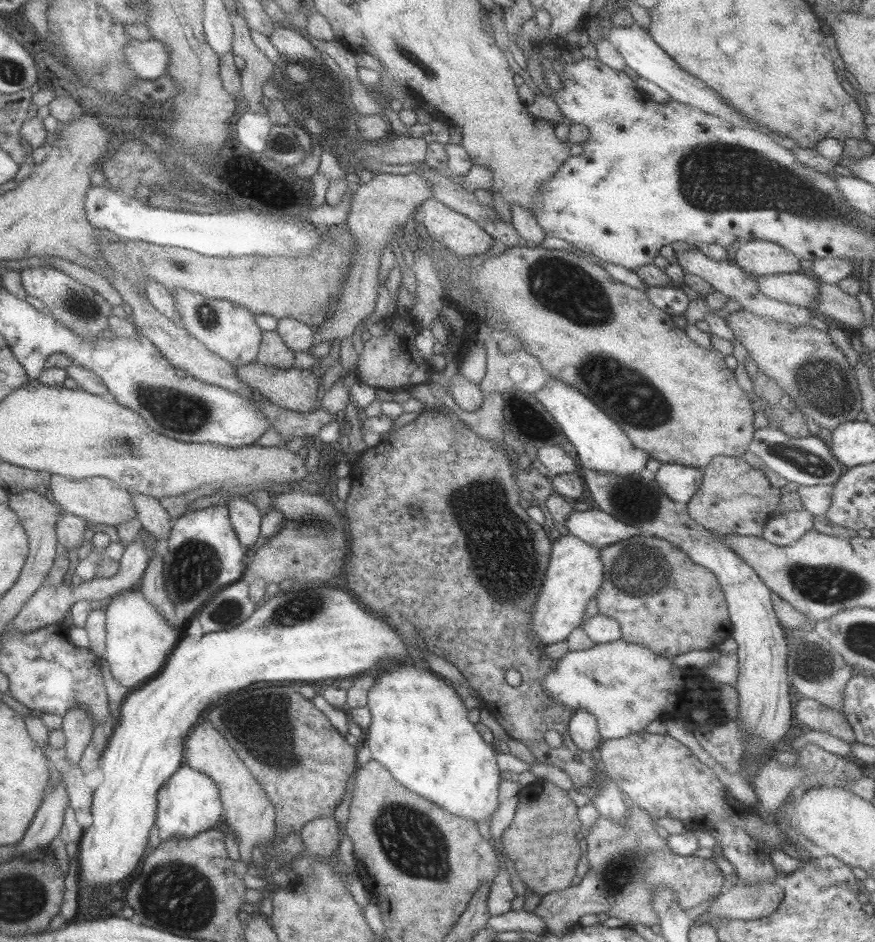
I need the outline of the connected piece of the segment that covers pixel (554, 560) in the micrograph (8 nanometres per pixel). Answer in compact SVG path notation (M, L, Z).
M572 533L560 535L553 541L551 562L547 568L540 596L534 608L534 618L530 623L532 638L545 646L568 639L572 630L581 627L587 618L588 602L596 598L603 583L605 566L601 549L584 542Z

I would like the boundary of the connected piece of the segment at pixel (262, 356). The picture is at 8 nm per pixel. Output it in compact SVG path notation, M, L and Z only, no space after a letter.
M277 329L263 331L256 360L271 367L287 369L294 366L294 351L283 343Z

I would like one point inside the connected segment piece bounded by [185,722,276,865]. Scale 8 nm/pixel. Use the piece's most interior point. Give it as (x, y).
(248, 812)

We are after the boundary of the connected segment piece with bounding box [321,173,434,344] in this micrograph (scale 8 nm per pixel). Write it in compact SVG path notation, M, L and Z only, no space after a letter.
M378 174L367 184L357 187L354 195L347 226L353 240L355 240L355 261L350 268L348 280L345 280L341 296L337 300L337 309L328 322L324 322L322 341L332 344L333 340L352 336L354 328L374 314L378 296L378 274L381 266L380 256L384 248L397 245L396 234L398 228L405 226L416 208L434 197L430 184L420 178L418 174Z

